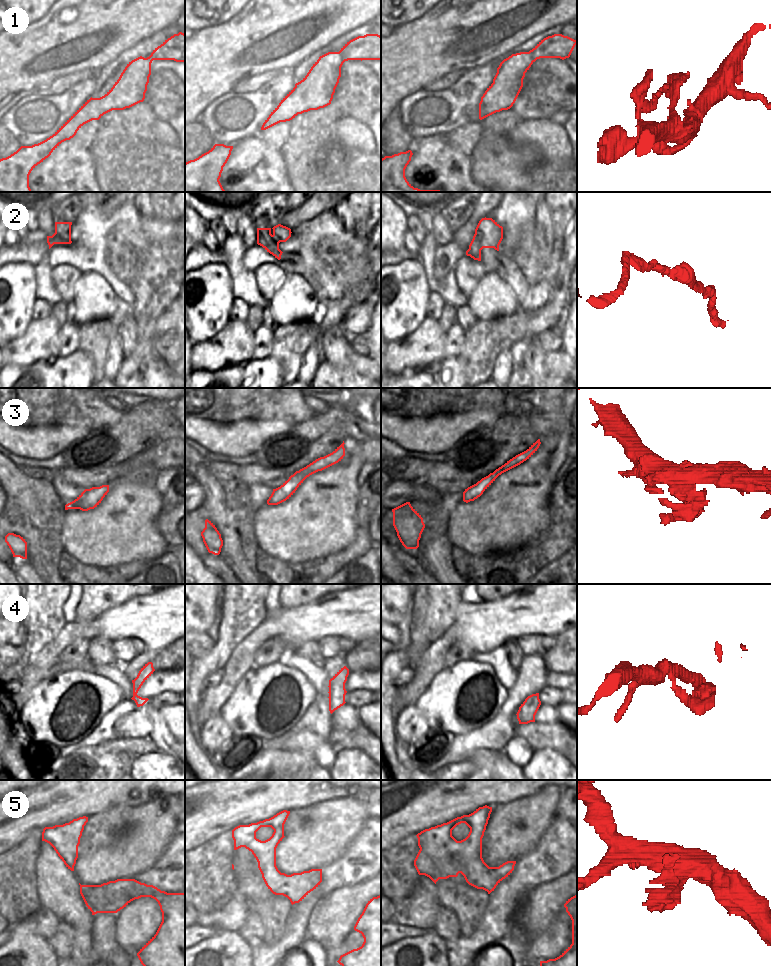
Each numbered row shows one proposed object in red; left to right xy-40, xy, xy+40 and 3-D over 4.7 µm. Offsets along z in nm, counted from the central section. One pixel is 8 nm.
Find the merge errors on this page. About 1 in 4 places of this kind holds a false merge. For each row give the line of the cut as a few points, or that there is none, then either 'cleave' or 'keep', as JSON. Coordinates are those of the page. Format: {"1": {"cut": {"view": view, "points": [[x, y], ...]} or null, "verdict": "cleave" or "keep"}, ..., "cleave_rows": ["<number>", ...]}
{"1": {"cut": {"view": "xy", "points": [[338, 52], [344, 61]]}, "verdict": "cleave"}, "2": {"cut": null, "verdict": "keep"}, "3": {"cut": {"view": "xy", "points": [[299, 470], [305, 478]]}, "verdict": "cleave"}, "4": {"cut": null, "verdict": "keep"}, "5": {"cut": null, "verdict": "keep"}, "cleave_rows": ["1", "3"]}

